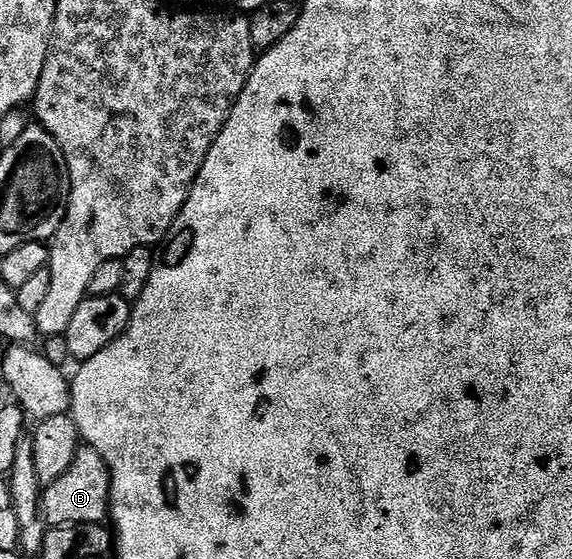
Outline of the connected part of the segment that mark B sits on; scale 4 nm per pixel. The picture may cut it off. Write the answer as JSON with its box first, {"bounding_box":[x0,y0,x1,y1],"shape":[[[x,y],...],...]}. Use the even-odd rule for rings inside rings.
{"bounding_box":[43,446,111,527],"shape":[[[80,446],[73,465],[64,476],[43,489],[43,517],[48,527],[57,525],[81,525],[82,523],[106,524],[111,510],[111,474],[105,457],[97,449]]]}

